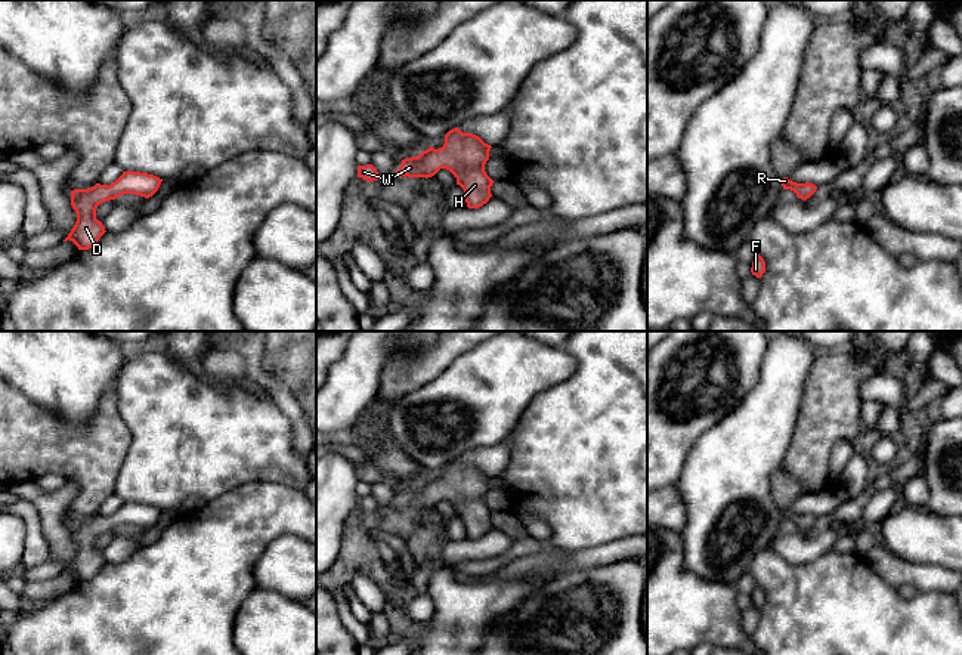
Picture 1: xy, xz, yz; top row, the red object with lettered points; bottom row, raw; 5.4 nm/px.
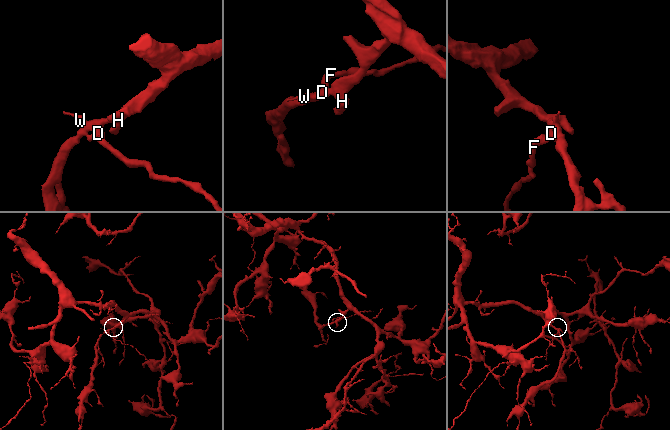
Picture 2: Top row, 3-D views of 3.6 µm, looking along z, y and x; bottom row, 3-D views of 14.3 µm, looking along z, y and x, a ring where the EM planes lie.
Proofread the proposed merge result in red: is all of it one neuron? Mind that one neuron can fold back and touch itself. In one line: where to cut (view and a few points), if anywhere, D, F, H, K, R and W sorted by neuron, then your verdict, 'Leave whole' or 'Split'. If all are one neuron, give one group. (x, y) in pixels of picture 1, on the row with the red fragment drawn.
No split. Groups: D F H K R W. Leave whole

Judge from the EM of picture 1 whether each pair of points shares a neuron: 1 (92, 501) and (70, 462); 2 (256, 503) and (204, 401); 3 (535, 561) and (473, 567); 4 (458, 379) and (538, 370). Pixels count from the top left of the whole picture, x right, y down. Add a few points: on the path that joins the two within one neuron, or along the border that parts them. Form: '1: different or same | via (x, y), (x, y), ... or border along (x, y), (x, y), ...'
1: same | via (92, 491), (92, 484), (80, 472)
2: different | border along (281, 484), (244, 482), (216, 499)
3: different | border along (540, 550), (519, 556), (482, 575)
4: same | via (478, 371), (519, 370)

